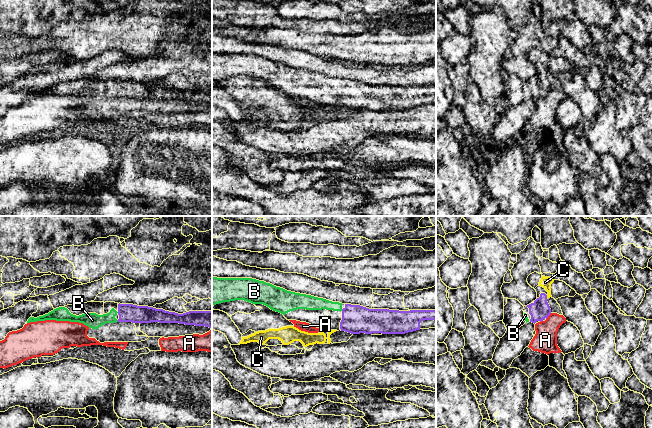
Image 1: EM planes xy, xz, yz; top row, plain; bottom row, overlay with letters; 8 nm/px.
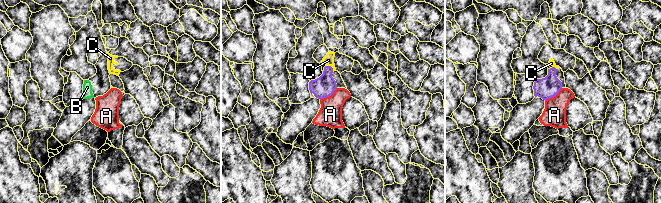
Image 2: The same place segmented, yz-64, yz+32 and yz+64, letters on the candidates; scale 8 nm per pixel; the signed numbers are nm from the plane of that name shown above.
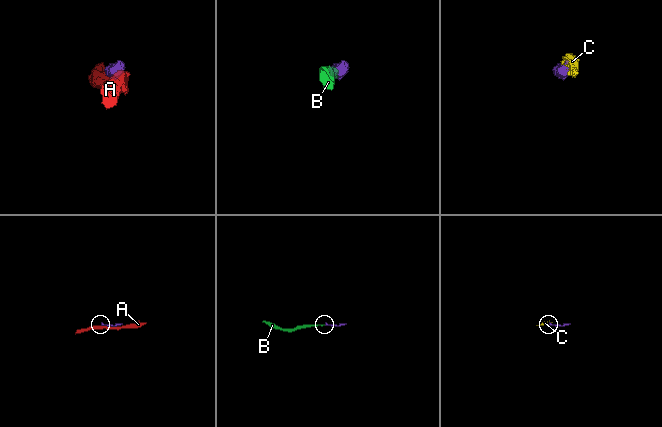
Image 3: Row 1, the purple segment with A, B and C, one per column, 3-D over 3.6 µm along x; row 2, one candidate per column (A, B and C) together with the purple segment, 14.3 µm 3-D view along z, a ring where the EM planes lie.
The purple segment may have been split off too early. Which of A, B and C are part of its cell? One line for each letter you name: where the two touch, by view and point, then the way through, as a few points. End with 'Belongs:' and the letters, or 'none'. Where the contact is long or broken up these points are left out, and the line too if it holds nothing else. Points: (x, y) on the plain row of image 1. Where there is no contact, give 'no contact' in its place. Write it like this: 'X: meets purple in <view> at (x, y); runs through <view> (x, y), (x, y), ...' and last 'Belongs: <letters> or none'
B: no contact
Belongs: B

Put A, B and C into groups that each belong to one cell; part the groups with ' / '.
A / B / C

